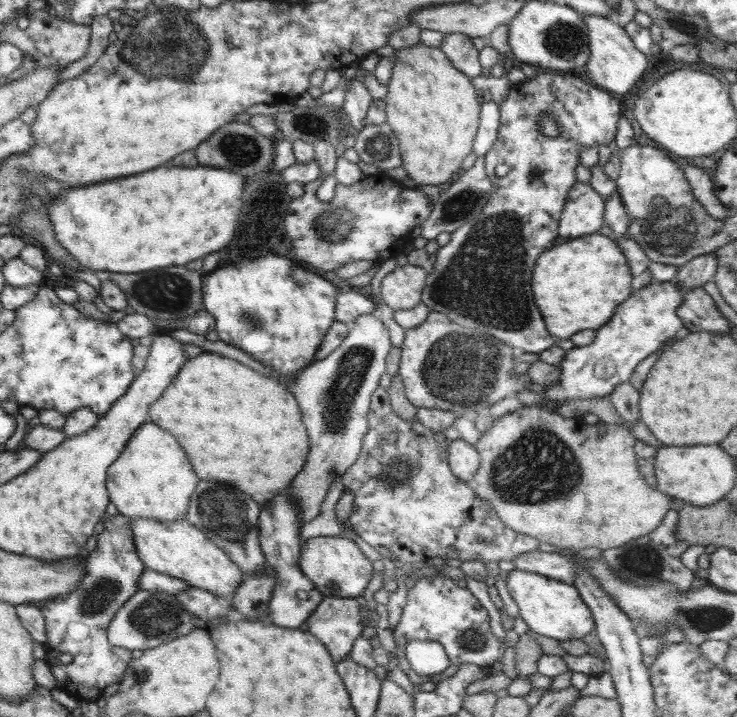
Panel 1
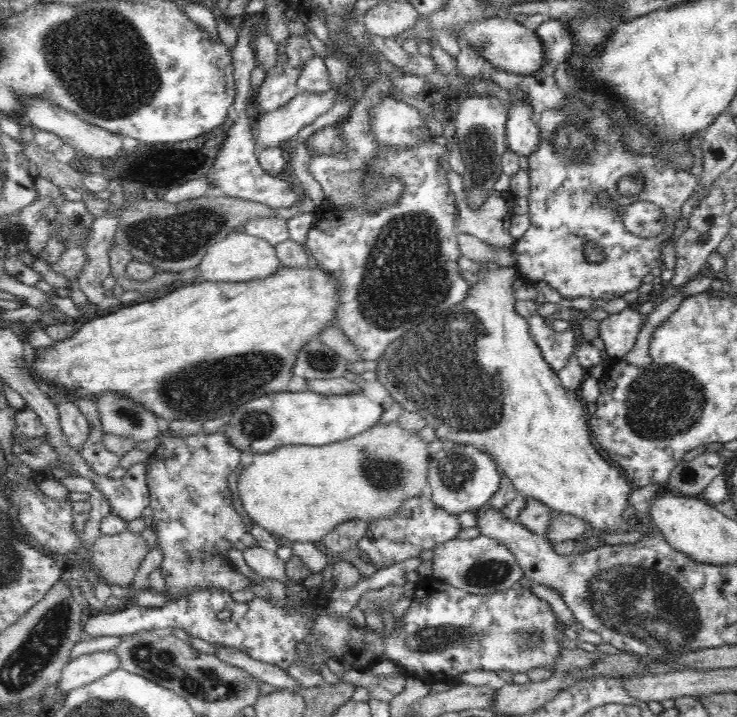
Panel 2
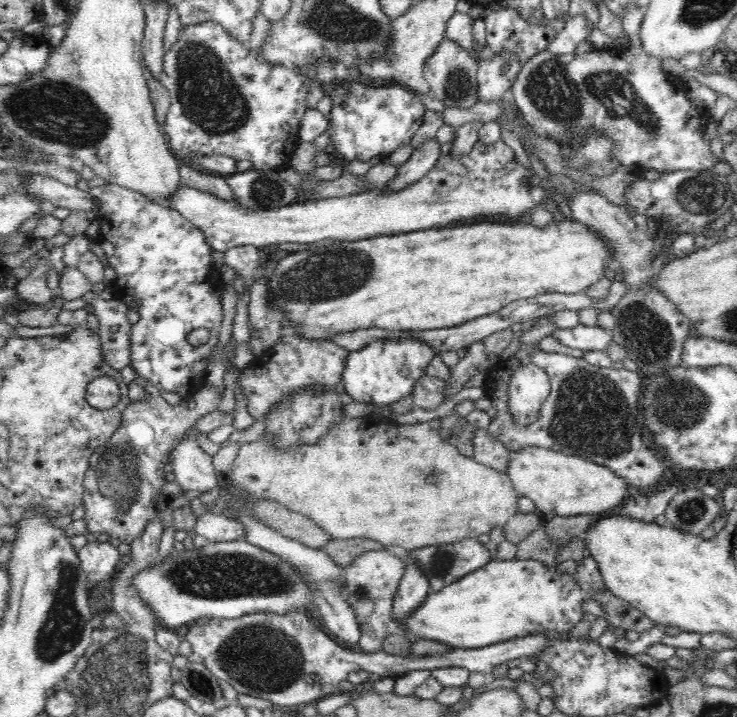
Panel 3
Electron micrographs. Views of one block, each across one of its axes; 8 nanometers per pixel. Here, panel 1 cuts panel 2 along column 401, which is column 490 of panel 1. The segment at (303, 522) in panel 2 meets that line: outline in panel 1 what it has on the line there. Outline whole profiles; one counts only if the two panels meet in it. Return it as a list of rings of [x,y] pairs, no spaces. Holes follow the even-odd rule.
[[[522,406],[512,413],[506,413],[494,420],[492,426],[480,435],[480,440],[473,447],[480,456],[480,467],[476,469],[472,480],[468,481],[468,485],[474,489],[474,492],[485,500],[490,502],[490,506],[494,508],[494,512],[498,514],[501,522],[508,529],[517,531],[519,534],[526,534],[532,538],[536,538],[538,542],[547,542],[559,548],[577,549],[595,546],[601,549],[618,548],[630,540],[640,538],[653,532],[663,523],[667,512],[672,508],[672,497],[664,494],[658,488],[648,486],[644,477],[638,470],[638,456],[634,450],[634,444],[638,440],[630,433],[630,430],[624,425],[602,423],[601,421],[595,425],[582,423],[578,417],[564,418],[558,414],[556,410],[548,410],[540,406]]]

